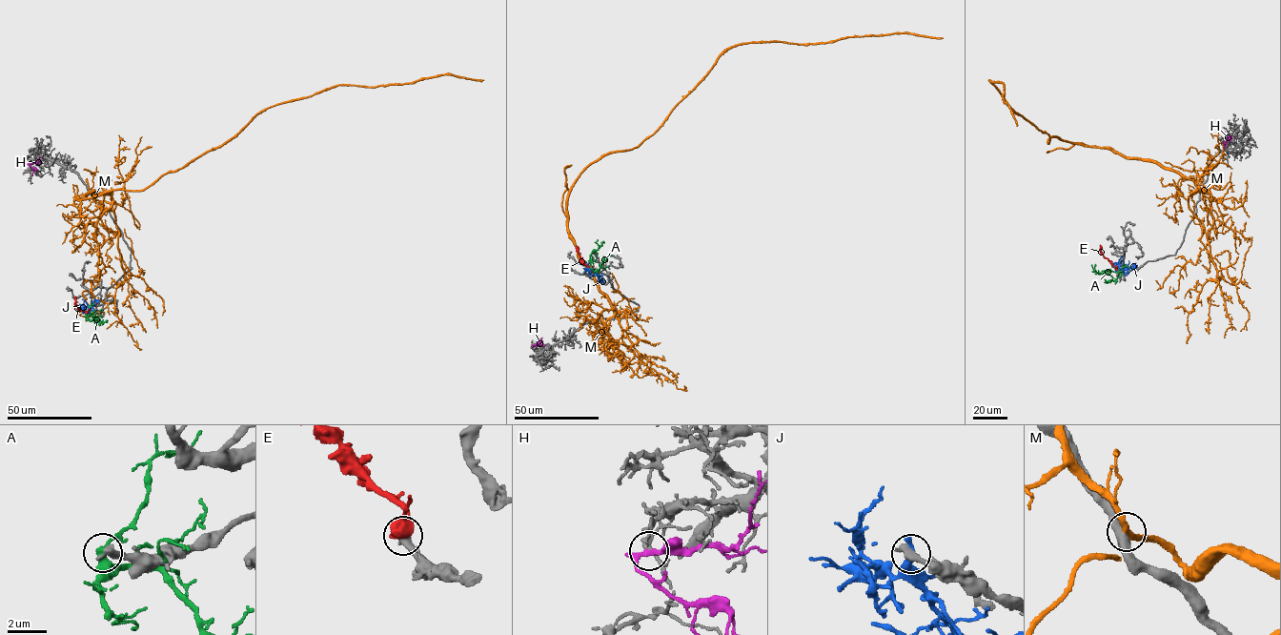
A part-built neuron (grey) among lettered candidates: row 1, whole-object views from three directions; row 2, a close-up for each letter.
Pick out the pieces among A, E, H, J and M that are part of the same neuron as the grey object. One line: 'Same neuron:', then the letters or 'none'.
Same neuron: E

